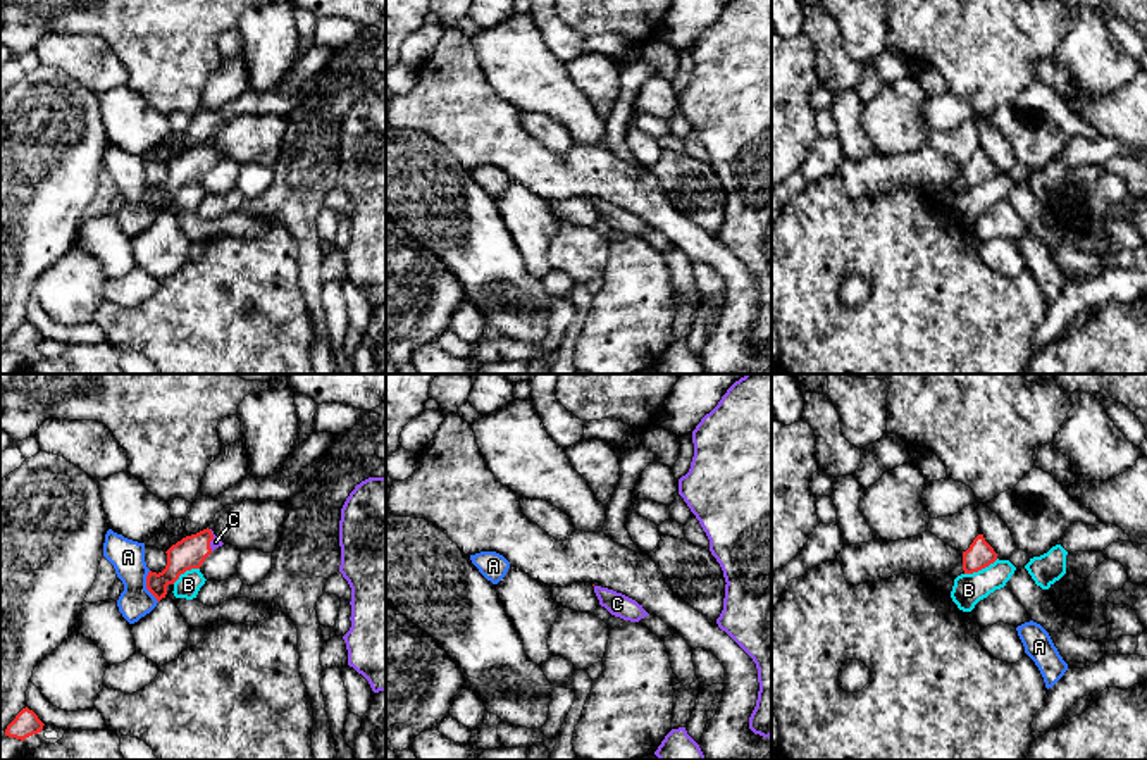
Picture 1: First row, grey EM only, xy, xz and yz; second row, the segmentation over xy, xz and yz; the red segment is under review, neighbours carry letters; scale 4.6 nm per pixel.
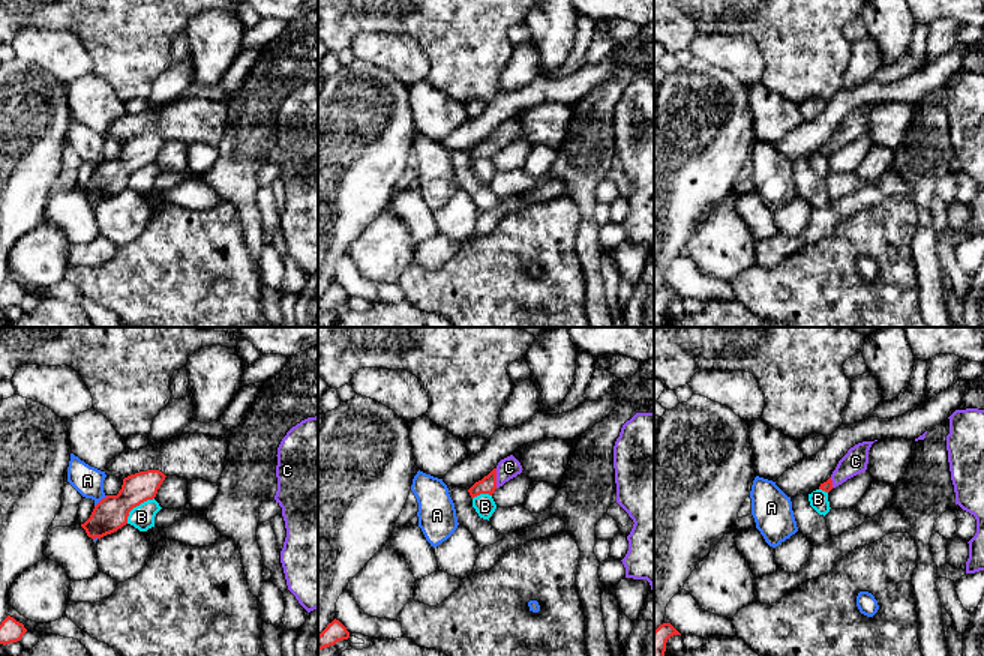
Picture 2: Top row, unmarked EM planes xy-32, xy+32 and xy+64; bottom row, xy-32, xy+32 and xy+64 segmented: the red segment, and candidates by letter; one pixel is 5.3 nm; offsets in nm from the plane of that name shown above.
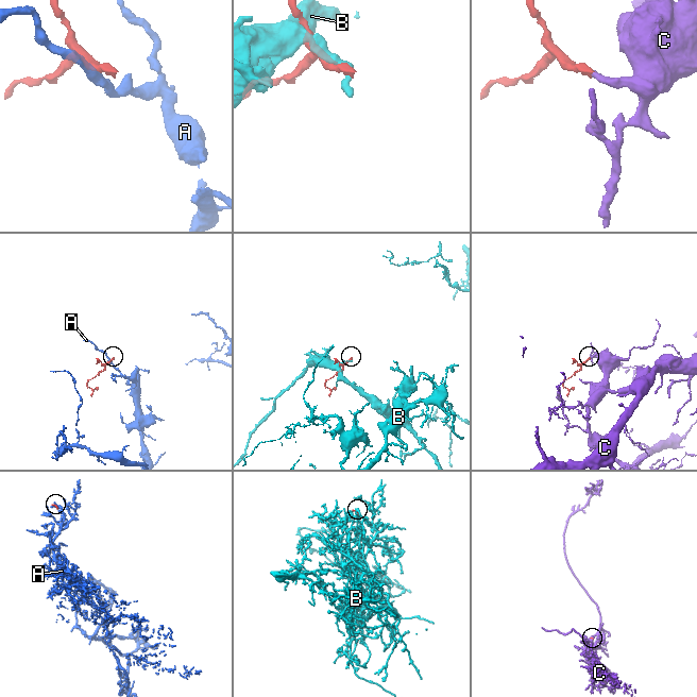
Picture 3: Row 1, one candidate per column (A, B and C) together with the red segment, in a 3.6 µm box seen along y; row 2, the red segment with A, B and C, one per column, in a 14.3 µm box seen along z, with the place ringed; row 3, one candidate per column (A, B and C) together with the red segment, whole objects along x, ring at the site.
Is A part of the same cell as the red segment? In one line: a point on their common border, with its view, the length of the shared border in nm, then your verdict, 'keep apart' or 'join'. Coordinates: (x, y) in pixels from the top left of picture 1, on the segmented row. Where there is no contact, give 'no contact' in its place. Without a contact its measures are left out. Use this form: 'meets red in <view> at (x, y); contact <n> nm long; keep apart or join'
meets red in xy at (147, 586); contact 160 nm long; keep apart

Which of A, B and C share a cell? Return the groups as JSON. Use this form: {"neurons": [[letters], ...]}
{"neurons": [["A"], ["B"], ["C"]]}

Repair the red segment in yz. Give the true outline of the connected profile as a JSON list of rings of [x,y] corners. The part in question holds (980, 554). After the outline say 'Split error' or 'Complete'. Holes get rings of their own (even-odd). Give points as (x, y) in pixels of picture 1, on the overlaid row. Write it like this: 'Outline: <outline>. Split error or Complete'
Outline: [[[978,534],[970,548],[963,551],[963,570],[964,574],[978,572],[997,560],[997,553],[985,541],[983,534]]]. Complete

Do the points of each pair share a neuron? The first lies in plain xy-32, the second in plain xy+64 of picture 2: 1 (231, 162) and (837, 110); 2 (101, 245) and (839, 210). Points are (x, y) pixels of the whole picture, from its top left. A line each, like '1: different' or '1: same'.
1: different
2: same

